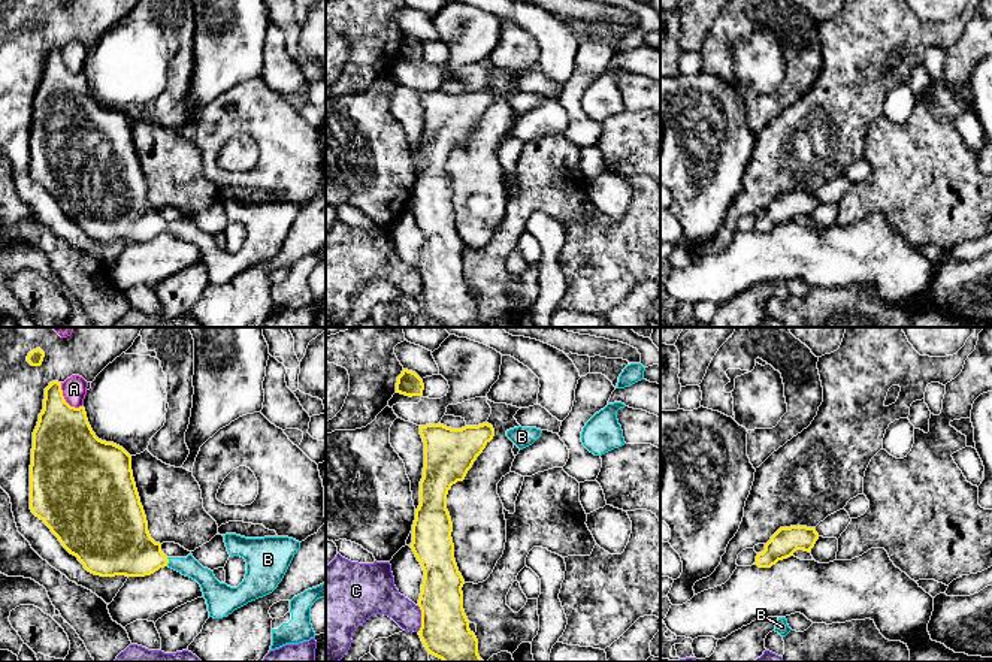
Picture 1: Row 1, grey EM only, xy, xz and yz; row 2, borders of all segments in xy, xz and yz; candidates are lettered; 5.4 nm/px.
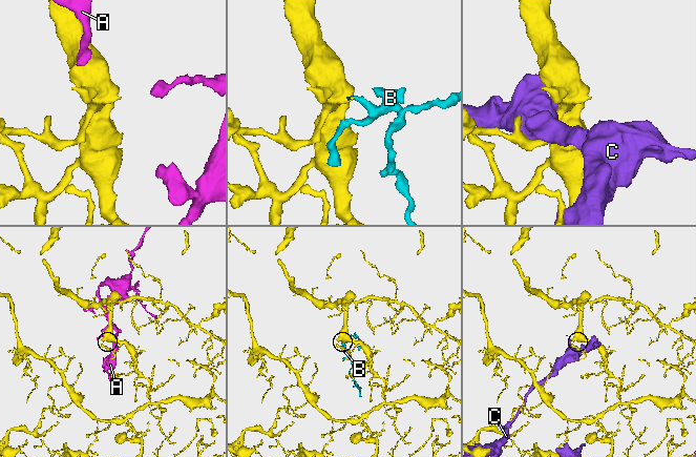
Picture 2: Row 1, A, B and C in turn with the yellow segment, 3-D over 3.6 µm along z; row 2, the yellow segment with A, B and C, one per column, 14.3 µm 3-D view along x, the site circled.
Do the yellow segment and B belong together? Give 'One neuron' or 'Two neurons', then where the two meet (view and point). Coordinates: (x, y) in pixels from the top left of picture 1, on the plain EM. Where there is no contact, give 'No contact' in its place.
One neuron. Touches yellow at xy (168, 227)

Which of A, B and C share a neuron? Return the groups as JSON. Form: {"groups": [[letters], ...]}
{"groups": [["A"], ["B"], ["C"]]}

